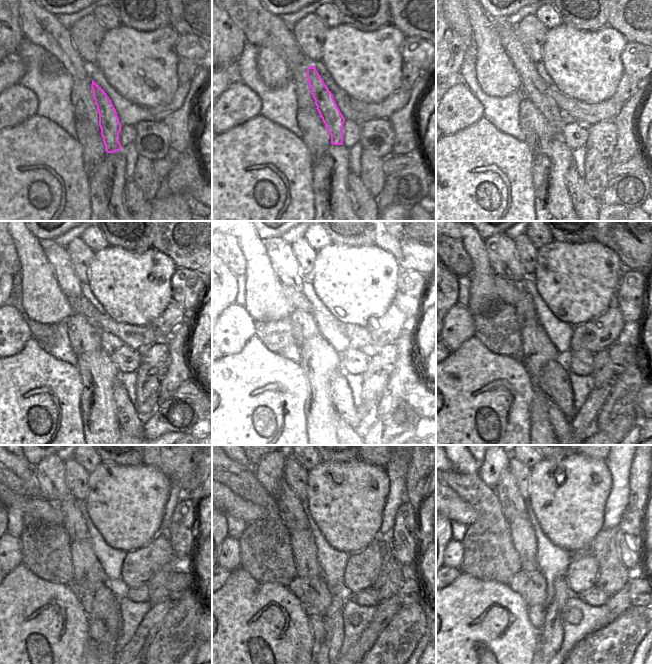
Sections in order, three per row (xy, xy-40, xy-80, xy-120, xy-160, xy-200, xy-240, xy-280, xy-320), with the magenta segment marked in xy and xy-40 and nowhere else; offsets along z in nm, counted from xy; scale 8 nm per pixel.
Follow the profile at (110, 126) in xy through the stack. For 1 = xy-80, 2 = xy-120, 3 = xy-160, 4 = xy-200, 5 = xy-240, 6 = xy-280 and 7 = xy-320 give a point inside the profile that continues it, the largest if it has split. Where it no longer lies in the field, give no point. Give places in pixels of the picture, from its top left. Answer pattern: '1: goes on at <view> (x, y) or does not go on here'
1: goes on at xy-80 (535, 89)
2: goes on at xy-120 (57, 256)
3: goes on at xy-160 (283, 261)
4: goes on at xy-200 (509, 273)
5: goes on at xy-240 (50, 472)
6: goes on at xy-280 (270, 471)
7: goes on at xy-320 (493, 465)

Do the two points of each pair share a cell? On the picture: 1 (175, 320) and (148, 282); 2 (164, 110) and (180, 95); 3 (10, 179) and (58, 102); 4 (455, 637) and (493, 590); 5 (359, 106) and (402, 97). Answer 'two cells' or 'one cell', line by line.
1: two cells
2: one cell
3: two cells
4: one cell
5: one cell

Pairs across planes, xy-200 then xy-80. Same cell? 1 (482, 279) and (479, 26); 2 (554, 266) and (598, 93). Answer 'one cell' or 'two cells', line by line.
1: one cell
2: one cell

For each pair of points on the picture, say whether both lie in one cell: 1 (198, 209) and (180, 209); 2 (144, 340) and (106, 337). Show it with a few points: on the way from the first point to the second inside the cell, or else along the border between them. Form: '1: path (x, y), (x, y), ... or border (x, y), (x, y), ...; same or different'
1: border (191, 204), (193, 210); different
2: border (103, 330), (111, 332), (124, 343); different

